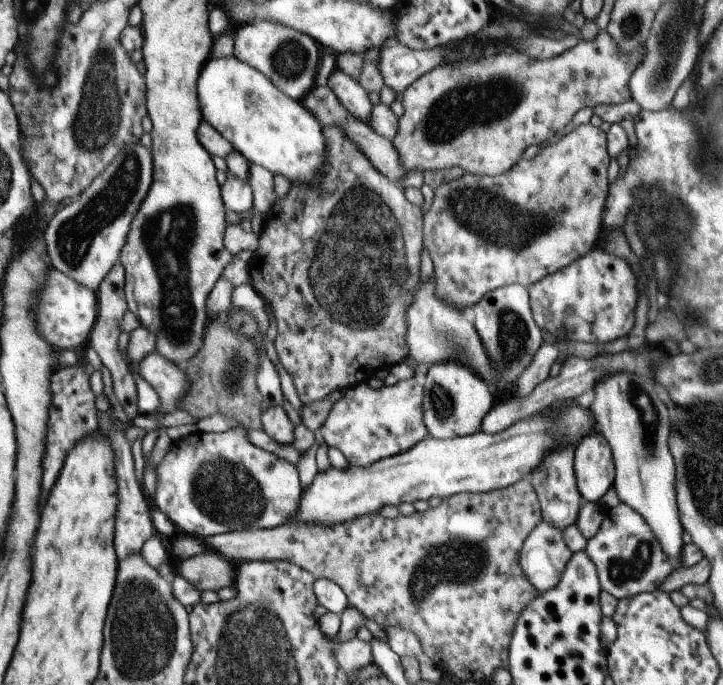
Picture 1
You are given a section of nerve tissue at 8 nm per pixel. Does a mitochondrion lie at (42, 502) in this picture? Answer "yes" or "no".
no

